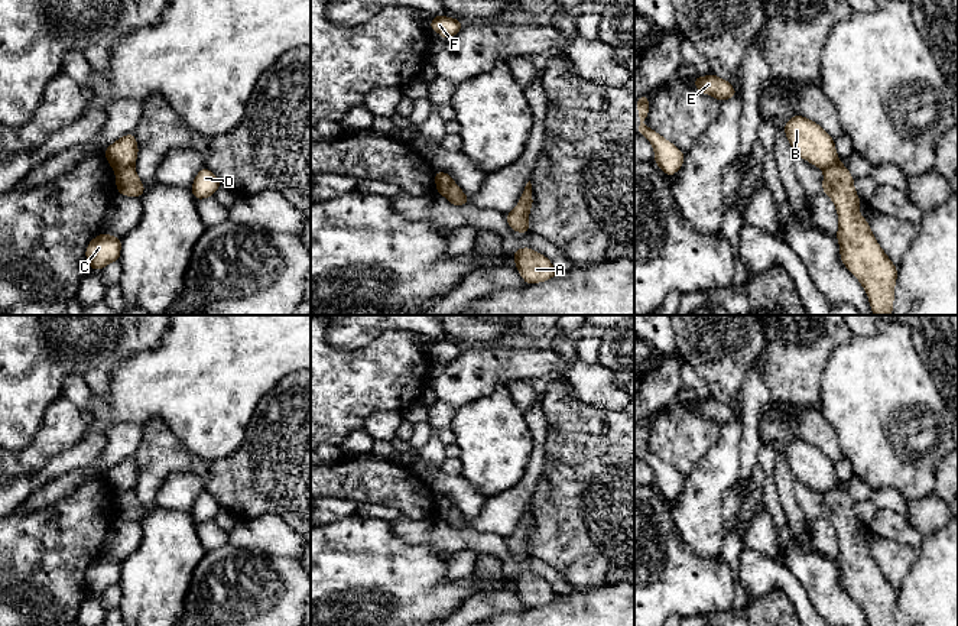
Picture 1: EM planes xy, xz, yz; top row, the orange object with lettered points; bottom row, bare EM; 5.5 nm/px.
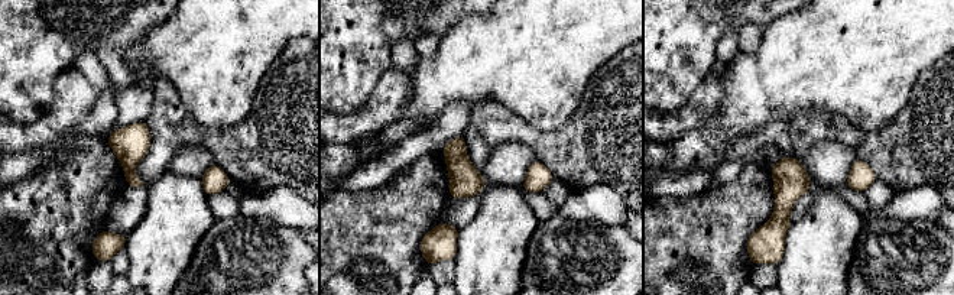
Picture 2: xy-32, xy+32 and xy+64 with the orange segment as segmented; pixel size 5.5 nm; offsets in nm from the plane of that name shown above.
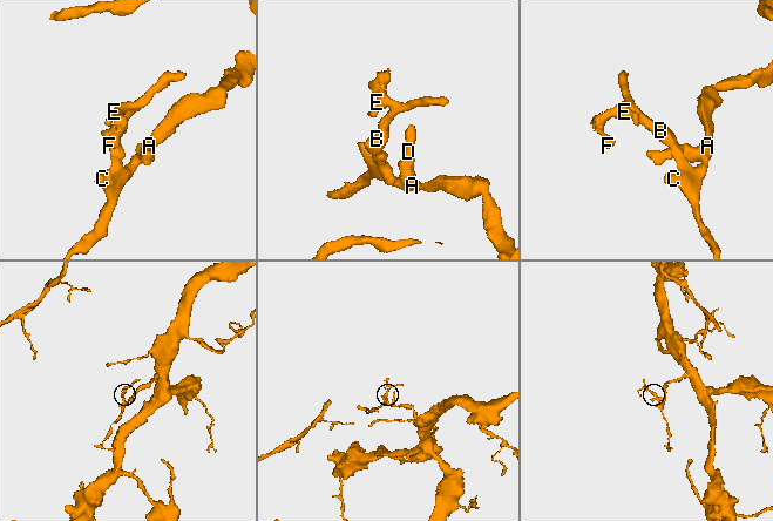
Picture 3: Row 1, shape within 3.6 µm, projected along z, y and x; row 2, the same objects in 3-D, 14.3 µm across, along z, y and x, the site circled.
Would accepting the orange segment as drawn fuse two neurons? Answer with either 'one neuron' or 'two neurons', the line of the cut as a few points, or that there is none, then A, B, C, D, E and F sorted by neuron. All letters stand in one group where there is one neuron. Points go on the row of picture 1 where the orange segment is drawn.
two neurons; cut in xy along (133, 165), (116, 172); A C D / B E F

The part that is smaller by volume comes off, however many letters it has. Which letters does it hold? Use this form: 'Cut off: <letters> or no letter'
Cut off: B, E, F

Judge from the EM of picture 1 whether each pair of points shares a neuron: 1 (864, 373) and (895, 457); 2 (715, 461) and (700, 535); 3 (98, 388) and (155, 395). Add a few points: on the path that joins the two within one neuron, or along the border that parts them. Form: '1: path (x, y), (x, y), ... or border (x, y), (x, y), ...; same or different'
1: path (877, 393), (895, 428), (895, 437); same
2: path (708, 480), (700, 493), (700, 516); same
3: border (109, 375), (109, 391), (104, 395), (93, 395); different

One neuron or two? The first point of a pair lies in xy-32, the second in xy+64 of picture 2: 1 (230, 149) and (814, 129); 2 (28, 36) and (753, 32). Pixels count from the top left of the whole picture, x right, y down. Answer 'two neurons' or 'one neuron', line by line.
1: one neuron
2: two neurons

